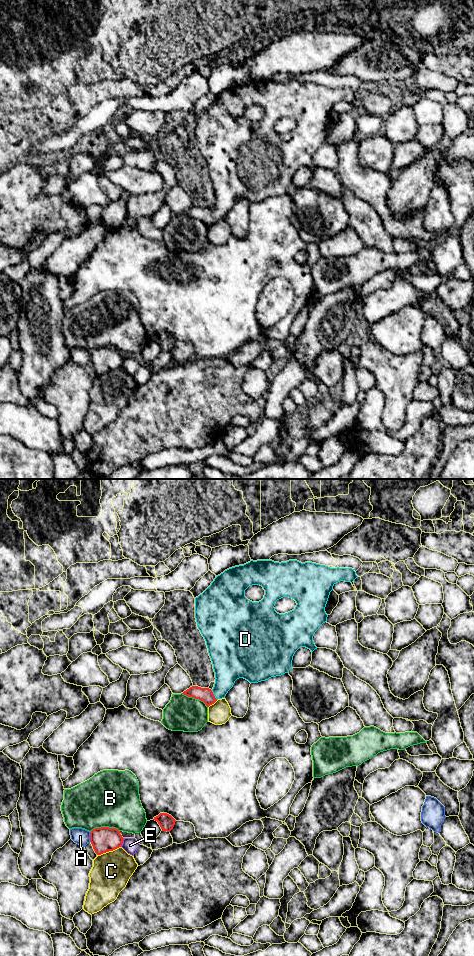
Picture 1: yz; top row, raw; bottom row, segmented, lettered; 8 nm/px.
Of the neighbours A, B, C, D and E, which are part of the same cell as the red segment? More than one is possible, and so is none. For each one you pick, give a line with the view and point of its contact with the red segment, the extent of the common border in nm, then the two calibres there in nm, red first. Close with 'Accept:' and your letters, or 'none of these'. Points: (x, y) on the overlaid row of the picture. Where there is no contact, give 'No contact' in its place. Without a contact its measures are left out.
D: Touches red at yz (213, 695). Shared border 90 nm. Thickness 120 nm (red) against 220 nm
Accept: D

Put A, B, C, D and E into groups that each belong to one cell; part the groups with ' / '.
A / B / C / D / E

